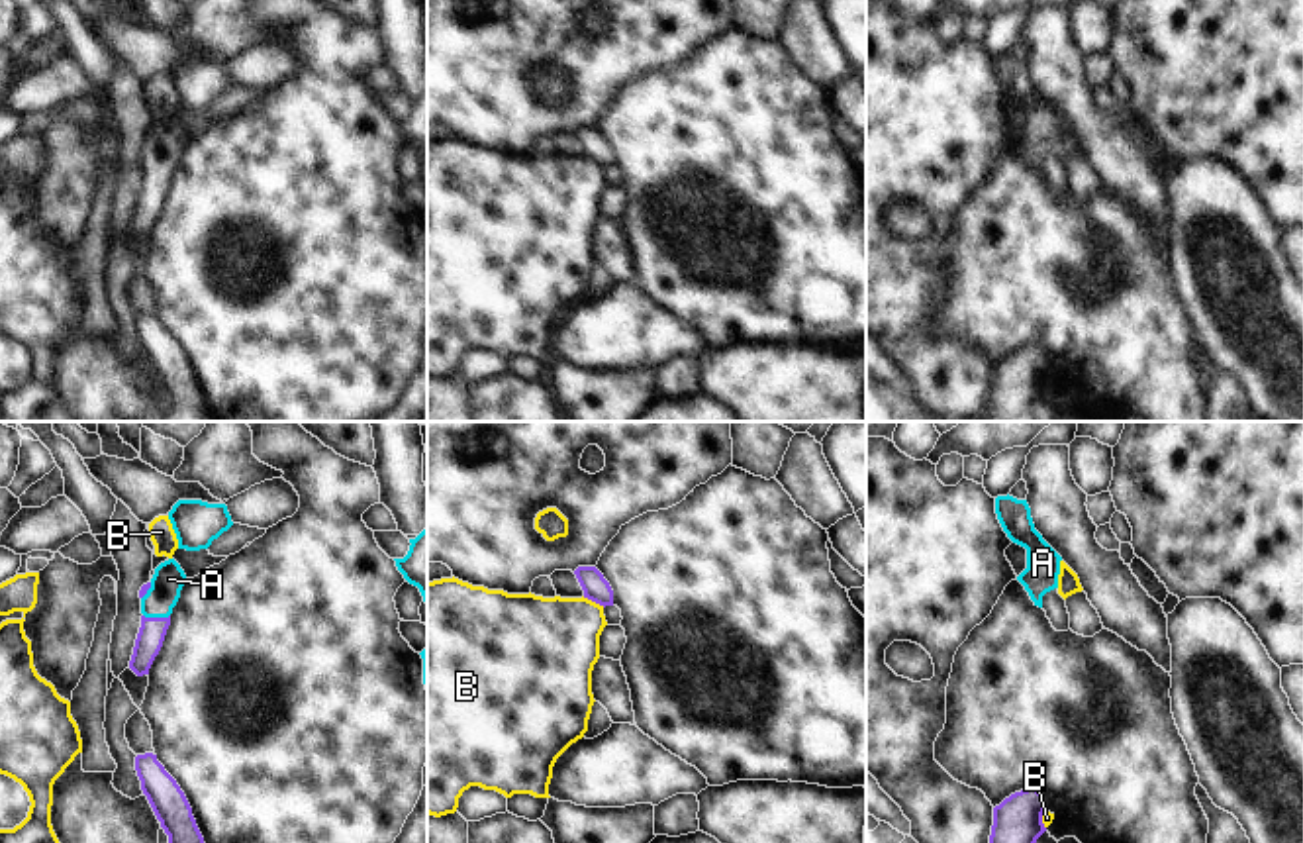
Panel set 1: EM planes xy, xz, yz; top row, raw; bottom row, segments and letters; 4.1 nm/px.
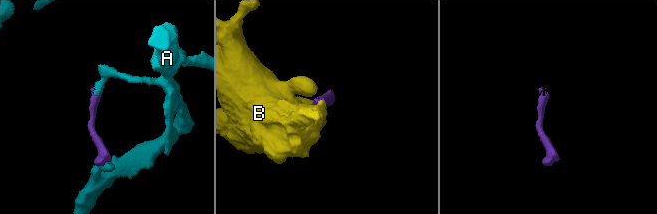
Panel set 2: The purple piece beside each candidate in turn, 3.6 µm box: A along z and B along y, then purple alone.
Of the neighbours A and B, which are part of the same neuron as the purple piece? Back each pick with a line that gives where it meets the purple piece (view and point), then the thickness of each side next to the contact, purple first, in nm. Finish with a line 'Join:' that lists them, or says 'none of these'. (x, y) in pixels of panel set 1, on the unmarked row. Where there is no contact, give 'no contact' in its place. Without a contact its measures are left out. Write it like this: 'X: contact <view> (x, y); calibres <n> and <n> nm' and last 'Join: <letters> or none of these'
A: contact xy (157, 179); calibres 110 and 130 nm
Join: A

